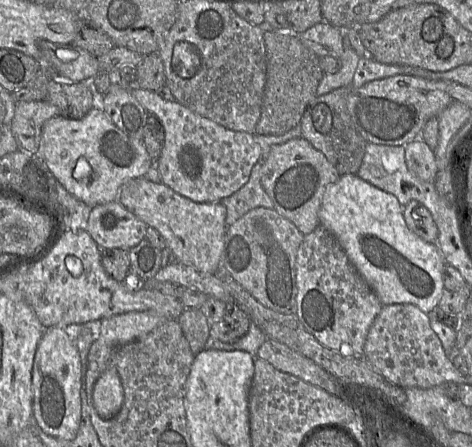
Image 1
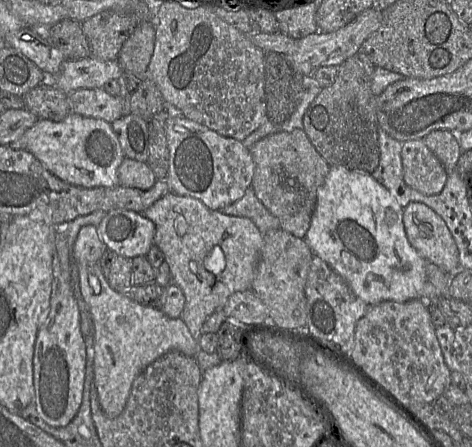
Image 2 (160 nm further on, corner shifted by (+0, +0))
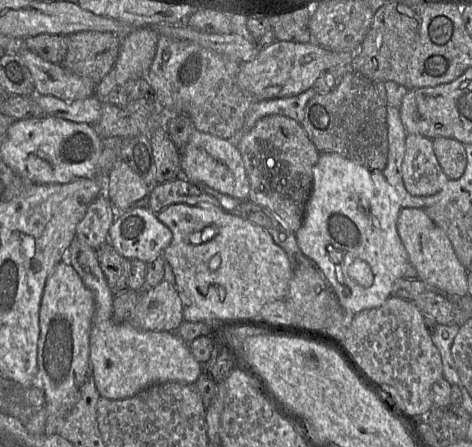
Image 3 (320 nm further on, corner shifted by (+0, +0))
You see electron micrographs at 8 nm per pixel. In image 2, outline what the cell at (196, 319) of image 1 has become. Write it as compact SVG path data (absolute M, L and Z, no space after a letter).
M174 192L163 196L142 214L155 224L154 244L162 251L173 282L185 295L180 318L198 341L202 325L210 315L222 309L233 293L251 289L263 234L249 218L211 210L196 198Z

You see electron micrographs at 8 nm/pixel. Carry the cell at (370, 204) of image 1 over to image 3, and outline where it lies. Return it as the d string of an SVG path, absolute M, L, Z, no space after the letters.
M320 153L313 168L313 187L303 223L295 235L301 251L321 270L349 316L382 306L392 296L397 280L404 277L410 262L397 231L401 209L400 197L382 171L370 169L337 153Z

